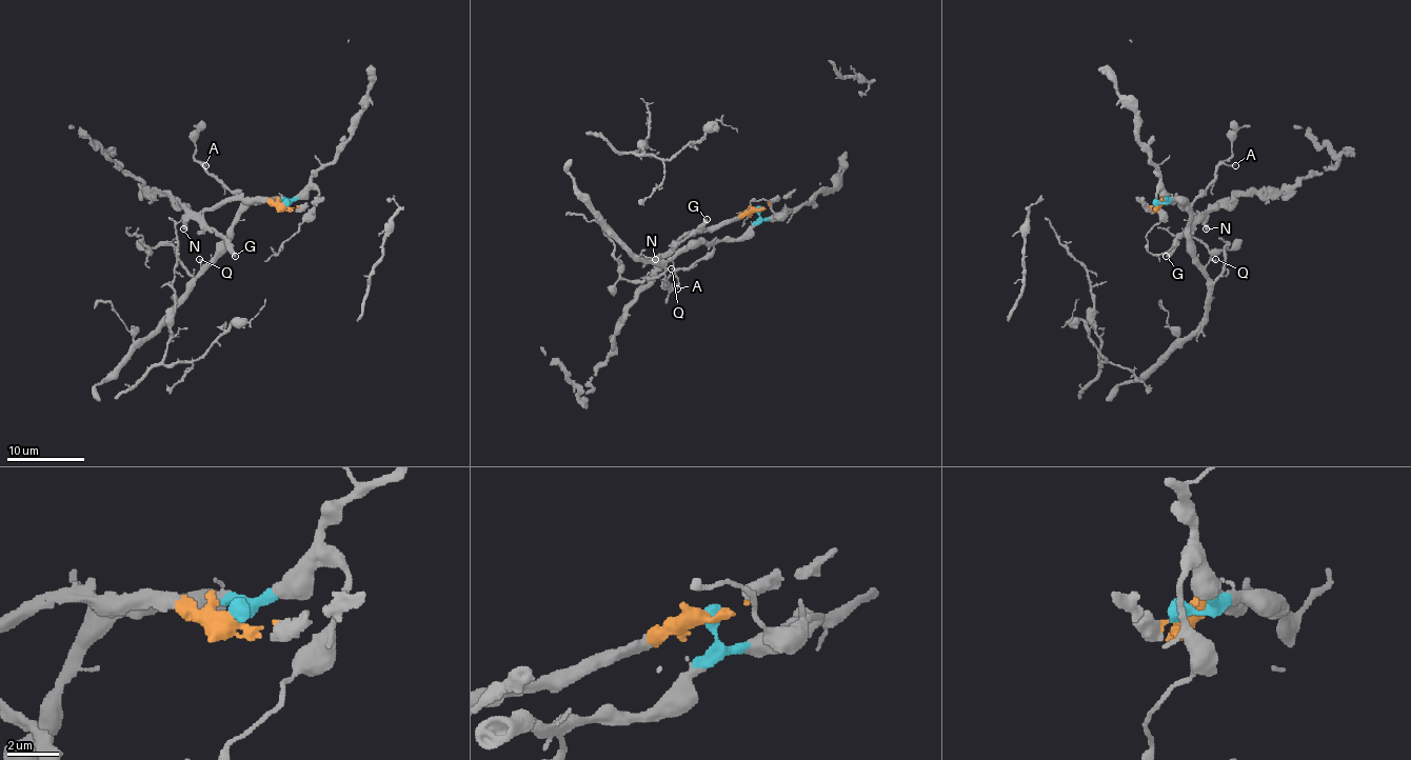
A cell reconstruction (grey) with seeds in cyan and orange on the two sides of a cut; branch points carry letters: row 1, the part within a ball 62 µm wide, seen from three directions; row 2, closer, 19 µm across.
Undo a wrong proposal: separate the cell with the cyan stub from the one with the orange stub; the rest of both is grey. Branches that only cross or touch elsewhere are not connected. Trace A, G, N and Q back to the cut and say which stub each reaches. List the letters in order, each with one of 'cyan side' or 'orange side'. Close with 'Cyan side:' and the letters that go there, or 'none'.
A: cyan side
G: orange side
N: orange side
Q: cyan side
Cyan side: A, Q

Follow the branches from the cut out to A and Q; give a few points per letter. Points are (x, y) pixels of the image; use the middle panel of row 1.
A: (757, 208), (759, 218), (739, 237), (718, 239), (688, 268), (676, 273), (677, 287)
Q: (757, 208), (759, 218), (739, 237), (713, 243), (689, 243), (674, 257), (672, 268)

